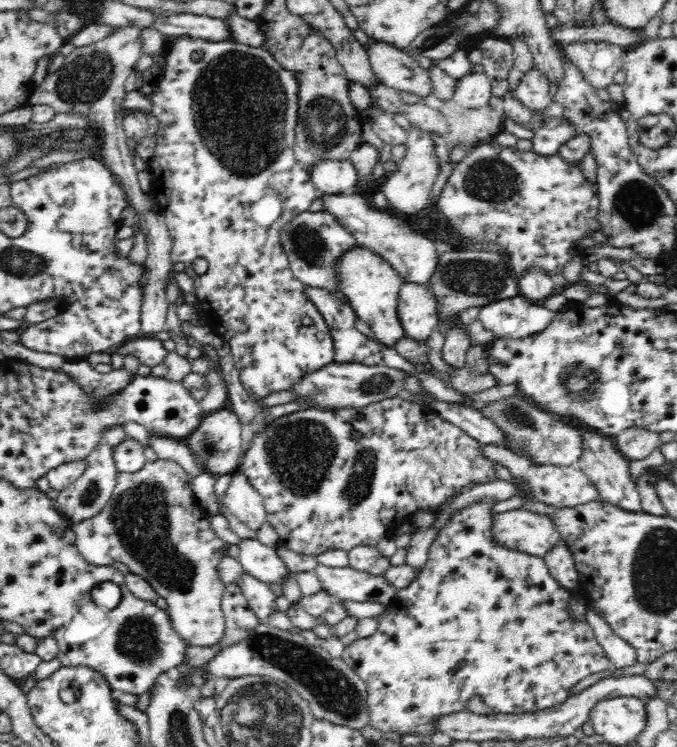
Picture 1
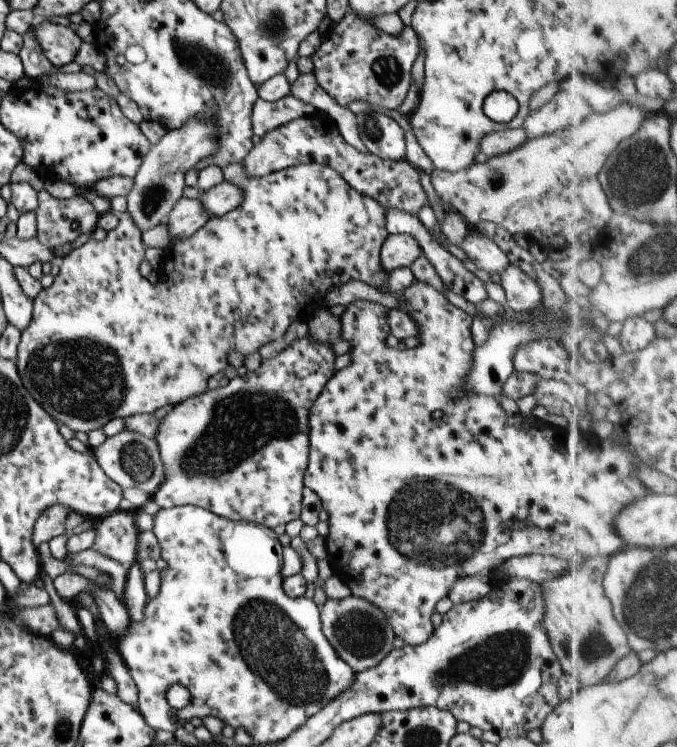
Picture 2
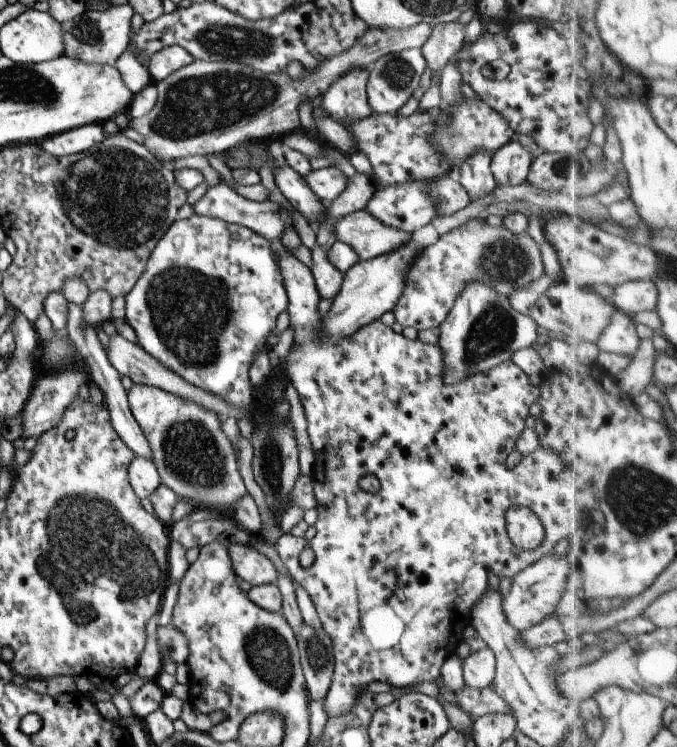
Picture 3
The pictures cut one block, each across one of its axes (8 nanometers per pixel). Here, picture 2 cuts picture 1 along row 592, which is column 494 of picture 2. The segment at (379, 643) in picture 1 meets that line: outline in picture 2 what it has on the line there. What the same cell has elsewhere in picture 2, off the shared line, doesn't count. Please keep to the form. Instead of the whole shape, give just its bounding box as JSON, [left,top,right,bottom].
[302,279,651,646]

